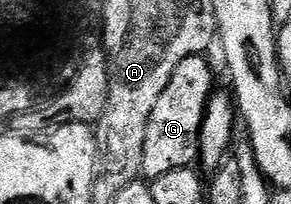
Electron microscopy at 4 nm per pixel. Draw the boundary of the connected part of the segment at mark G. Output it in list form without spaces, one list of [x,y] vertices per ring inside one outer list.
[[[197,54],[188,56],[176,64],[168,88],[160,92],[152,116],[148,116],[148,128],[144,132],[144,156],[142,174],[153,180],[164,176],[164,172],[179,170],[185,166],[193,167],[198,162],[198,141],[200,128],[204,124],[206,105],[211,94],[215,93],[214,70],[210,67],[209,57]]]

